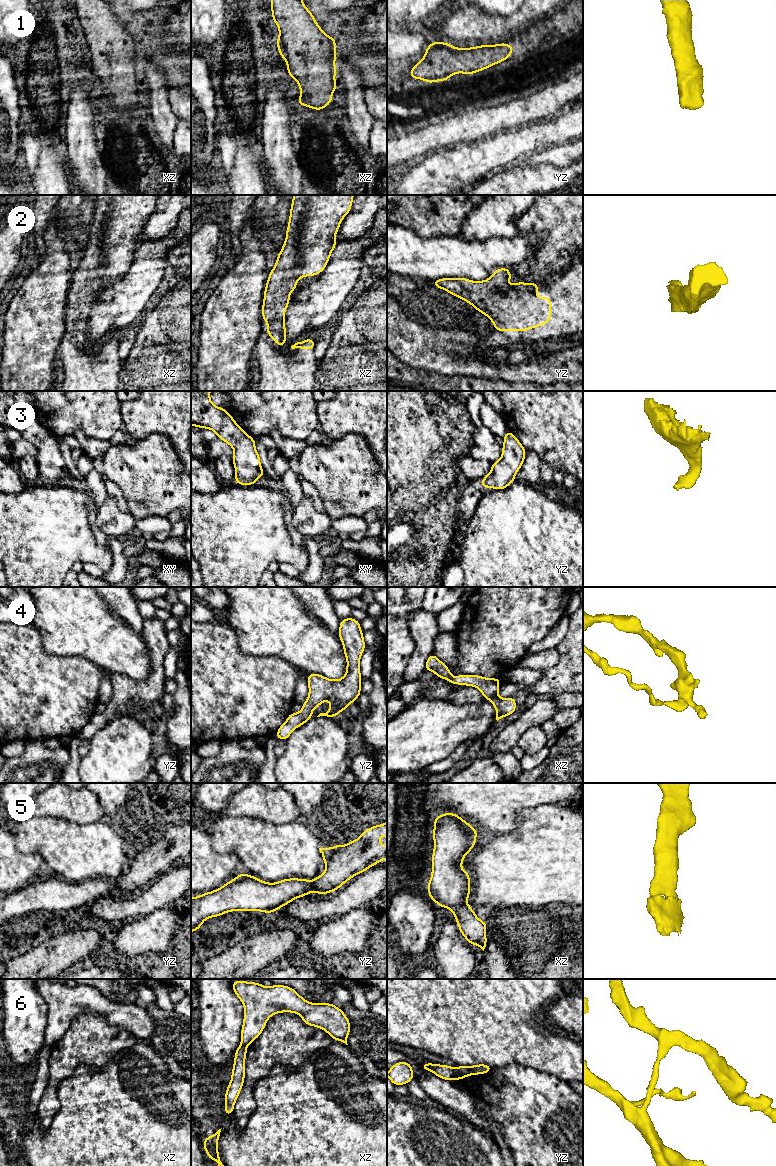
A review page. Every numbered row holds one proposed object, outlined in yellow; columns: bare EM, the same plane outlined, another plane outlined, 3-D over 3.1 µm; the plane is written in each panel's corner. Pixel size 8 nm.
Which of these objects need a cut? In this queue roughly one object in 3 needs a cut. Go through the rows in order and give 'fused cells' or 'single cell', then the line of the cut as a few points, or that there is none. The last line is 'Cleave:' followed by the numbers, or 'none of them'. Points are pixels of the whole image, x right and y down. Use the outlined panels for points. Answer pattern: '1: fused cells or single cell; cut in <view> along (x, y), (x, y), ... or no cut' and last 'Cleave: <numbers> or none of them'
1: single cell; no cut
2: single cell; no cut
3: single cell; no cut
4: single cell; no cut
5: single cell; no cut
6: fused cells; cut in yz along (454, 1069), (452, 1078)
Cleave: 6

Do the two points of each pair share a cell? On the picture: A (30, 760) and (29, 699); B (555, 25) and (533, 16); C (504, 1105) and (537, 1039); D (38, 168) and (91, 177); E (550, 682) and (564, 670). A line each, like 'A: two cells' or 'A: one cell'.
A: two cells
B: two cells
C: two cells
D: two cells
E: one cell

